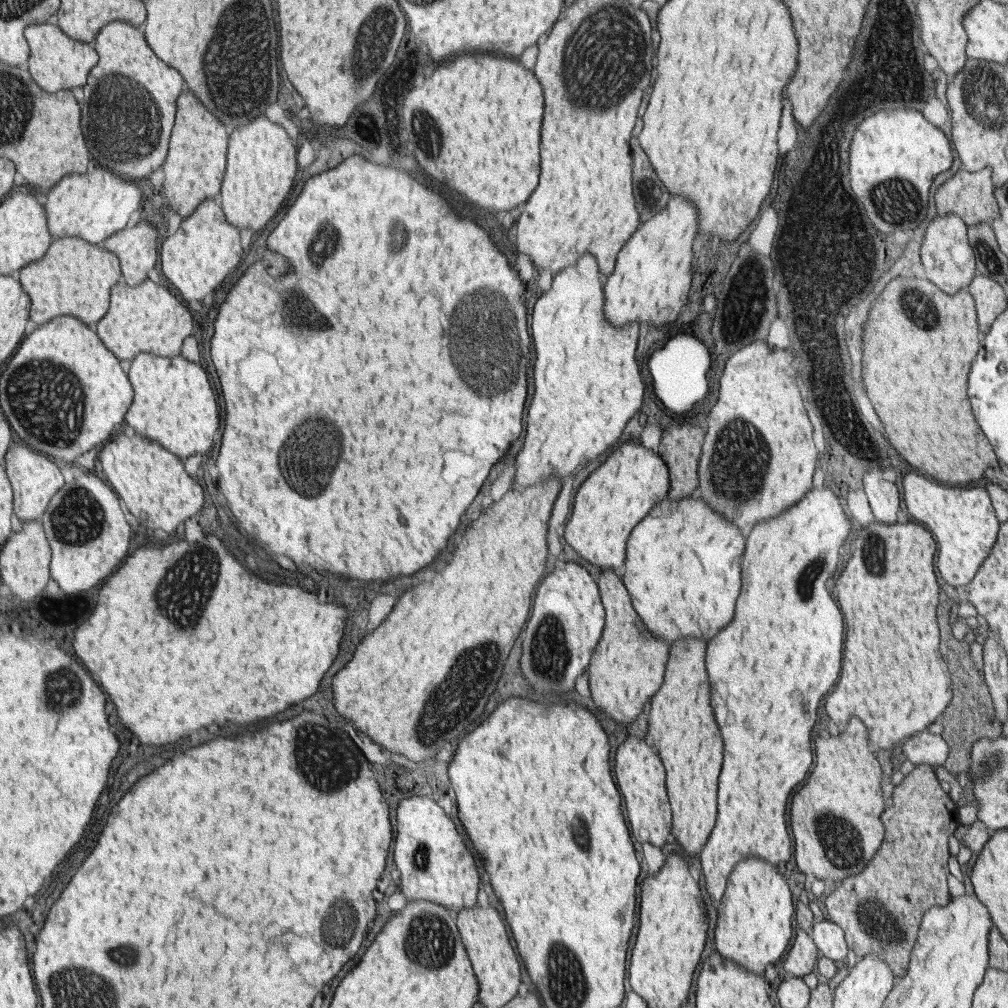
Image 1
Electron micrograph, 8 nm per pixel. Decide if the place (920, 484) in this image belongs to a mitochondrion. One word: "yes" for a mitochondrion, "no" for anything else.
no

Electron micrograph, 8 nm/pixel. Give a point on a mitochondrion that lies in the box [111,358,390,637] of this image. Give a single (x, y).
(189, 584)

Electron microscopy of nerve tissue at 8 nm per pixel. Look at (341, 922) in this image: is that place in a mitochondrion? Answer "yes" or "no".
yes

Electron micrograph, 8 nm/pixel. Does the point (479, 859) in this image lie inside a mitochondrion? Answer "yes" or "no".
no

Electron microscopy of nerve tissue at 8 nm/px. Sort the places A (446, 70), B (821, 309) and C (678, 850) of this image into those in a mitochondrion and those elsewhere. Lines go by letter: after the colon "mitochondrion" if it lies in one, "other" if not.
A: other
B: mitochondrion
C: other

